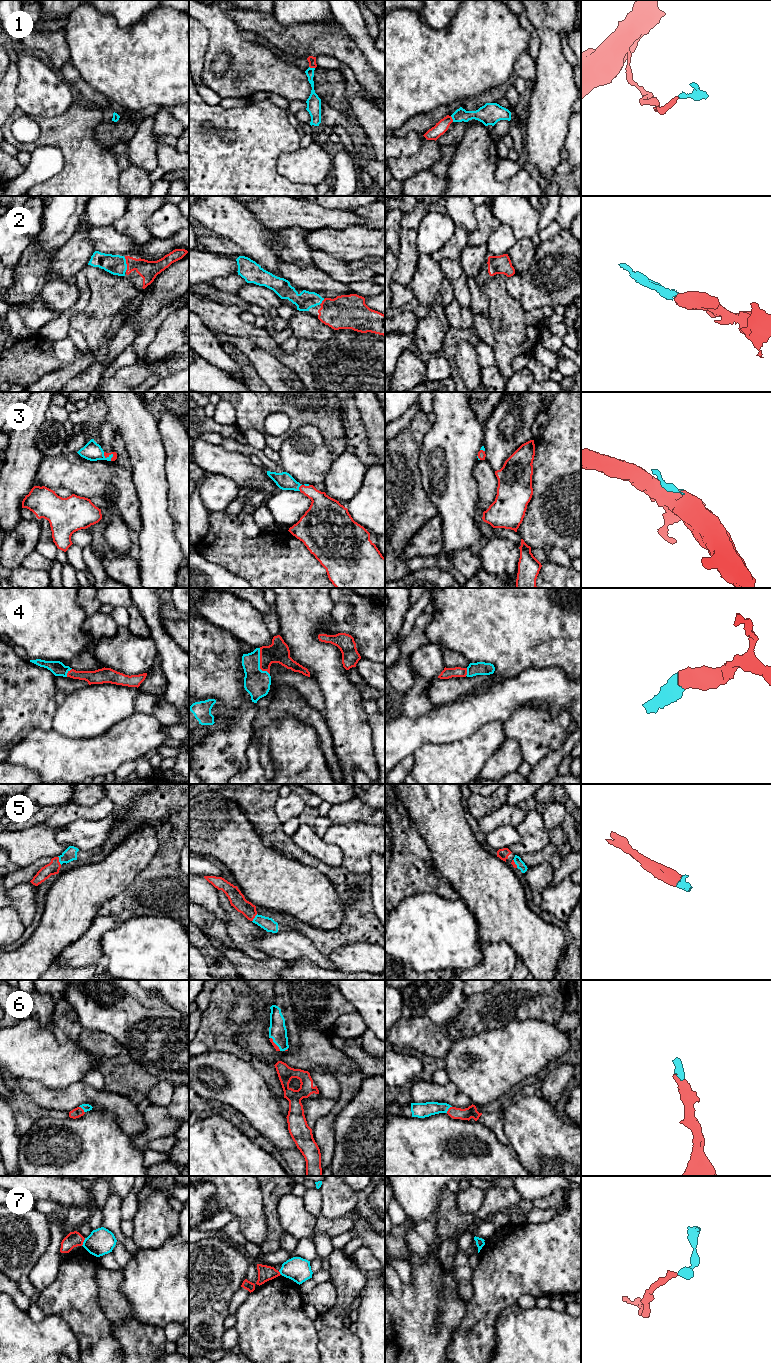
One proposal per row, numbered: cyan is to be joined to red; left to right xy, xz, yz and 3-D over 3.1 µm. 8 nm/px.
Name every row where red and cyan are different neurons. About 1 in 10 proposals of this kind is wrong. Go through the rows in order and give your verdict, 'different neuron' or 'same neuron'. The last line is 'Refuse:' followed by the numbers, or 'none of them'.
1: same neuron
2: same neuron
3: same neuron
4: same neuron
5: same neuron
6: same neuron
7: different neuron
Refuse: 7

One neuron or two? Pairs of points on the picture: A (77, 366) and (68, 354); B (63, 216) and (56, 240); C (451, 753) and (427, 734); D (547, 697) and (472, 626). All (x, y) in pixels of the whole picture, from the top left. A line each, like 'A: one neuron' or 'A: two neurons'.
A: two neurons
B: one neuron
C: two neurons
D: two neurons

